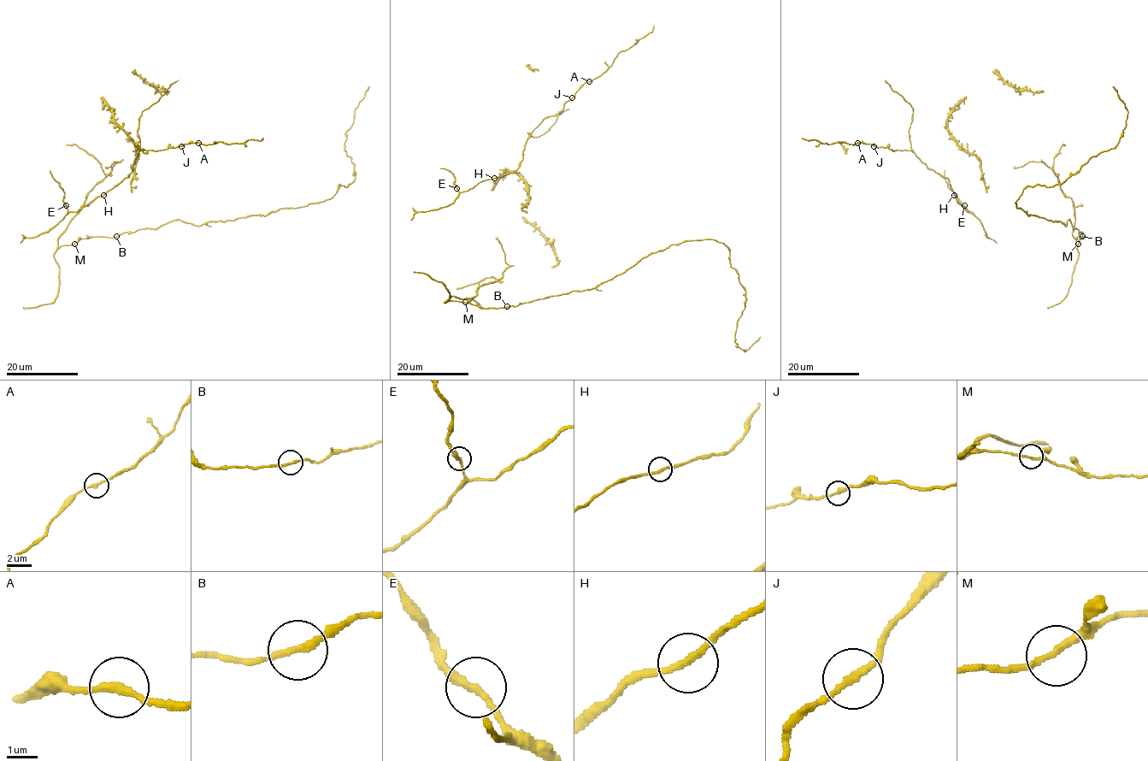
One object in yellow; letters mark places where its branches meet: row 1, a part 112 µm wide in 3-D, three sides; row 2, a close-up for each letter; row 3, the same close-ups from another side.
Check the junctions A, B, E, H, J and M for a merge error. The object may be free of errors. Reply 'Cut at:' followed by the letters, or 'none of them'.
Cut at: none of them

